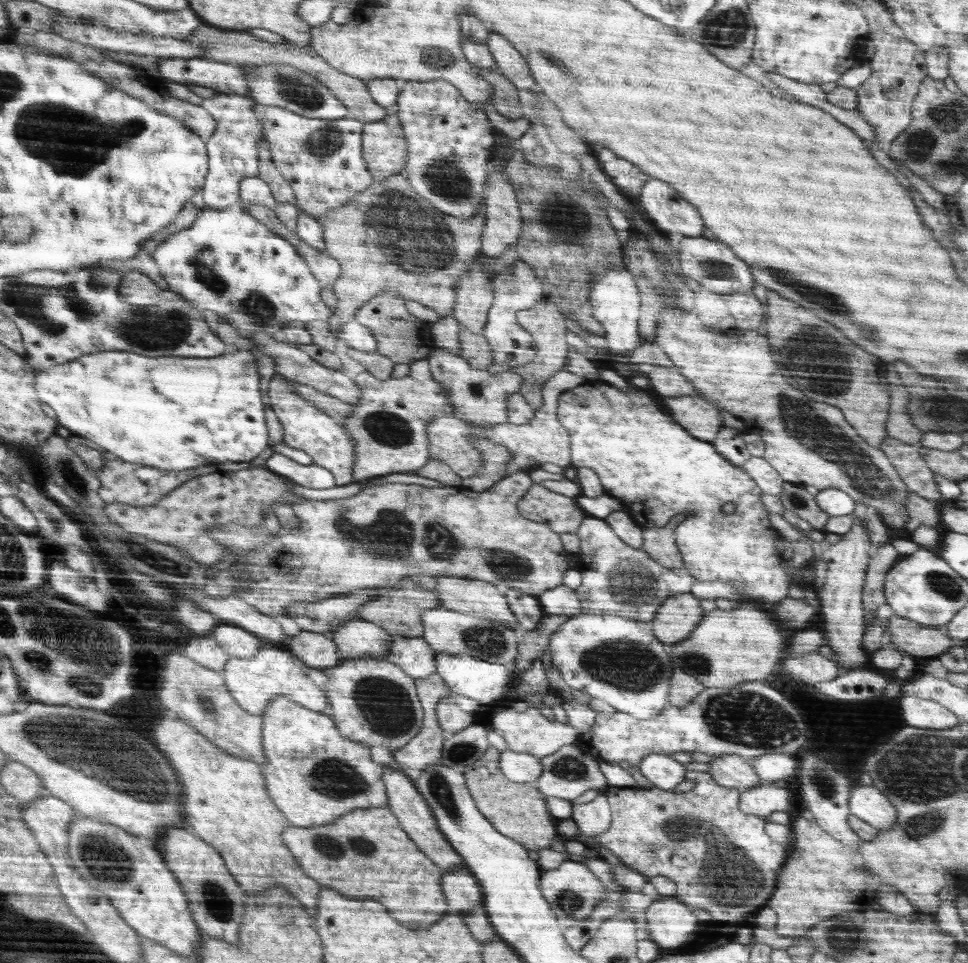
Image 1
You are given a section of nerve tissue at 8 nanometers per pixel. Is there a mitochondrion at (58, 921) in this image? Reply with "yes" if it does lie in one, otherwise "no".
no

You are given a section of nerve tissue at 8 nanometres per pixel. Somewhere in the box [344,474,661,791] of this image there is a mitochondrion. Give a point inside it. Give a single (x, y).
(388, 709)

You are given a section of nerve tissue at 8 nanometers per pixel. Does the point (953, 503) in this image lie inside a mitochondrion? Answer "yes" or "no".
no

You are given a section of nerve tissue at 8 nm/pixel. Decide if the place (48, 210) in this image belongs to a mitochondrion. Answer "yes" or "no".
no

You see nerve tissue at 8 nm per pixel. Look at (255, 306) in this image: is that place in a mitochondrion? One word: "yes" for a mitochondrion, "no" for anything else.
yes

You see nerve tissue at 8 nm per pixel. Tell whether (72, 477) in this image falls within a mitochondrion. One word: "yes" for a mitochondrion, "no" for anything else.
yes

